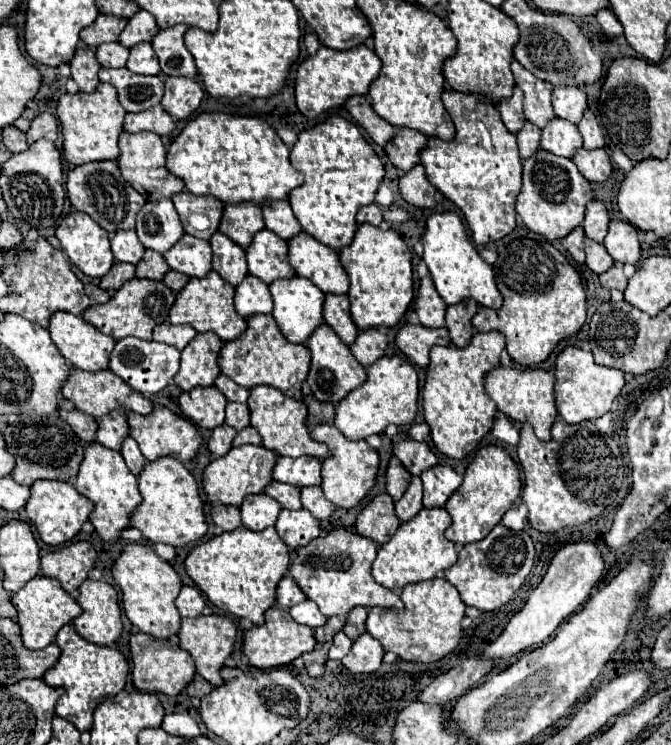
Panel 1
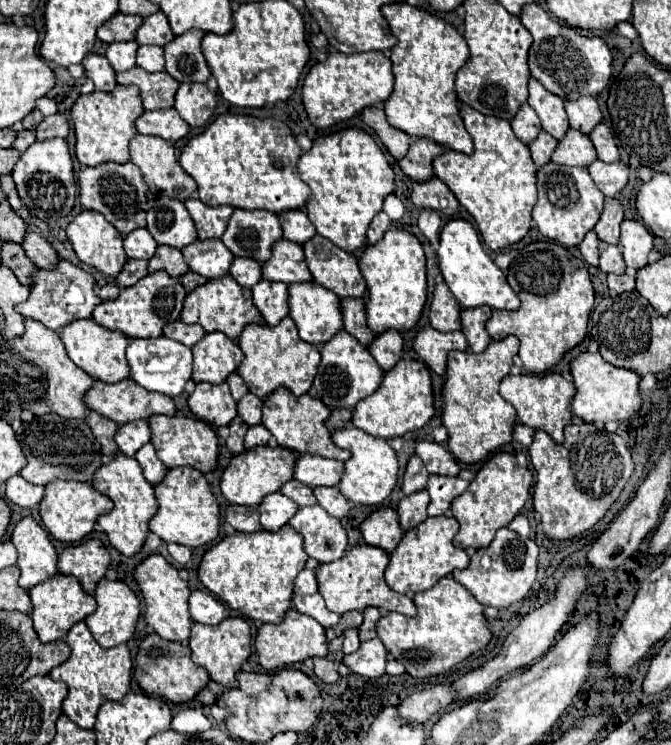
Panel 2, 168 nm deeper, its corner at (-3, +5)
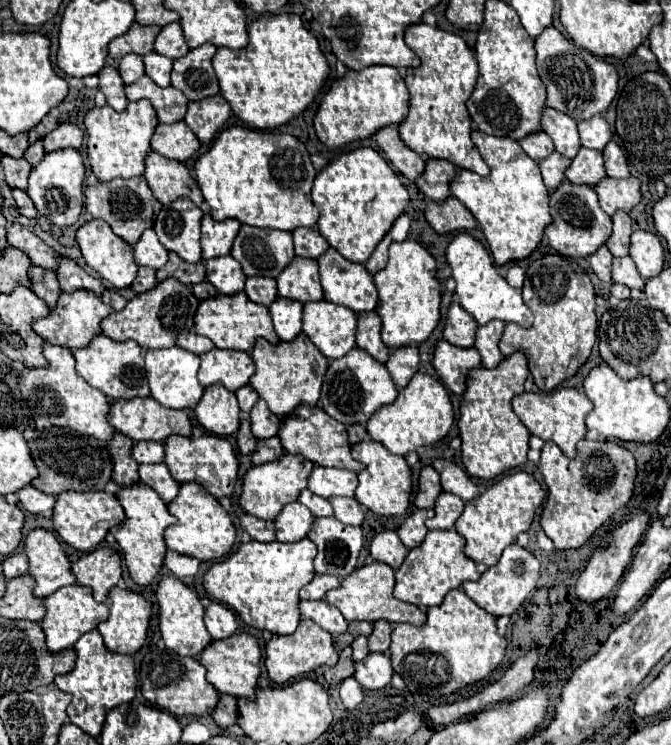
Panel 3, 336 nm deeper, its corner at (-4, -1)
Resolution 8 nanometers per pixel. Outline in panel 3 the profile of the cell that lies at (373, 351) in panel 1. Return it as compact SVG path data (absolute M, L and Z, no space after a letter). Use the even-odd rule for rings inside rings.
M406 346L406 348L398 348L390 354L390 360L386 362L386 368L394 380L394 384L398 386L398 390L406 388L408 382L412 380L412 376L418 372L420 368L420 356L418 350L414 346Z

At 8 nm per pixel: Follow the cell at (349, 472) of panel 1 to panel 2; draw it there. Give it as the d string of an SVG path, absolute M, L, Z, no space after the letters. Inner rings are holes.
M345 426L345 428L337 428L331 432L331 438L333 442L339 446L339 448L345 448L351 452L351 458L345 462L345 470L343 470L343 476L337 484L339 492L351 500L353 504L367 504L367 506L379 506L387 496L389 492L393 490L393 486L397 484L397 456L395 452L389 448L387 440L381 440L381 438L375 438L375 436L369 436L365 434L363 430L355 428L355 426Z

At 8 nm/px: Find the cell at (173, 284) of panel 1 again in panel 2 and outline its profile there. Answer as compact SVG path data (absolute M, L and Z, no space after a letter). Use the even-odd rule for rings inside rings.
M189 270L185 276L181 276L179 280L181 280L181 284L185 286L185 290L187 290L187 292L191 292L195 286L199 286L199 284L205 284L205 282L207 282L203 276L199 276L199 274L191 272L191 270Z

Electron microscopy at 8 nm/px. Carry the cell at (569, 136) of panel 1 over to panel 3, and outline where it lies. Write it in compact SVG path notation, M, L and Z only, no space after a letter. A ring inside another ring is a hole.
M582 148L566 172L566 178L572 184L586 184L586 186L596 186L604 176L608 174L604 170L602 152L590 148Z

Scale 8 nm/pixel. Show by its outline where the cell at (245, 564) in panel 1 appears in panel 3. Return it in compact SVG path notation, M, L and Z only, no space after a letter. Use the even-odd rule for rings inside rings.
M308 538L294 544L264 544L252 540L242 544L238 552L230 554L226 560L212 564L212 568L204 576L204 588L208 596L236 610L236 614L250 628L268 630L272 634L292 634L300 622L298 592L316 574L314 558L316 546Z

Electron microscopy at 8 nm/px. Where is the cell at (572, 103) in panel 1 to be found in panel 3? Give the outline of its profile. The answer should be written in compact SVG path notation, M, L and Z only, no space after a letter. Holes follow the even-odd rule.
M594 116L590 120L578 122L578 132L580 132L580 140L582 140L584 148L592 148L592 150L600 150L600 152L612 140L612 132L602 116Z

